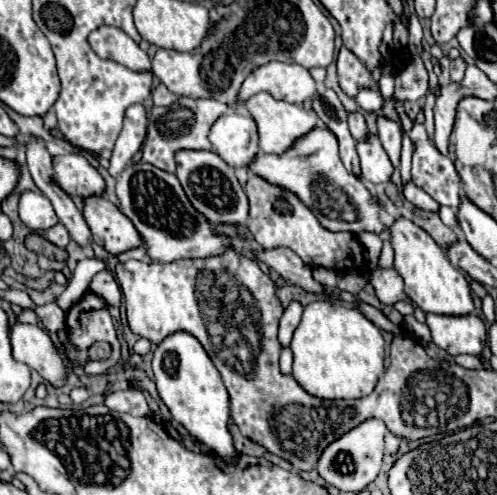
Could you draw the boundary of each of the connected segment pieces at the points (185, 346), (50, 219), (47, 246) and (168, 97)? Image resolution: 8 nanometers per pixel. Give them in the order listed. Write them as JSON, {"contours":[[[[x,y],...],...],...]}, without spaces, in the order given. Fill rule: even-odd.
{"contours":[[[[176,333],[164,339],[154,351],[152,359],[154,383],[158,395],[170,409],[172,417],[186,427],[186,431],[200,443],[210,447],[214,453],[230,457],[234,455],[232,435],[228,431],[230,423],[230,395],[216,371],[214,363],[208,359],[204,347],[196,337],[188,333]]],[[[24,191],[20,195],[18,211],[20,211],[20,219],[24,221],[24,225],[32,231],[46,231],[58,223],[58,217],[48,197],[36,191]]],[[[32,233],[30,237],[26,237],[26,247],[34,253],[40,253],[40,255],[46,255],[48,259],[56,259],[56,261],[66,261],[68,259],[68,253],[66,249],[60,249],[56,247],[54,243],[50,243],[48,239]]],[[[158,85],[158,87],[152,91],[152,99],[154,99],[154,105],[164,105],[164,107],[168,107],[168,105],[172,105],[178,97],[176,97],[174,93],[170,93],[164,85]]]]}

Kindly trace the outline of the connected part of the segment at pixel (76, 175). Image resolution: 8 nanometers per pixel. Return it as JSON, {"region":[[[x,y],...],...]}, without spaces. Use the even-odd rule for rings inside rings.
{"region":[[[80,153],[58,155],[54,157],[52,165],[54,165],[54,183],[68,195],[88,197],[100,195],[104,191],[104,179]]]}

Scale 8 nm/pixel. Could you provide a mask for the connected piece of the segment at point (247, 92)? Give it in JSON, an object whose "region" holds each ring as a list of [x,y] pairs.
{"region":[[[270,61],[266,65],[256,67],[244,79],[238,91],[238,99],[248,101],[260,91],[270,93],[274,99],[302,105],[304,101],[312,99],[312,95],[316,93],[316,85],[306,67],[300,67],[298,63]]]}

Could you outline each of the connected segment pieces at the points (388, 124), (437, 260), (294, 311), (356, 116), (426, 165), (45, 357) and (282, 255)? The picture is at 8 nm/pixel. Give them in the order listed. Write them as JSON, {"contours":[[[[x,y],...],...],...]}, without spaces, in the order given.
{"contours":[[[[380,117],[378,119],[378,137],[380,137],[380,143],[382,143],[384,151],[388,153],[392,165],[398,167],[400,165],[400,145],[402,145],[402,129],[398,127],[398,123],[394,123],[388,117]]],[[[398,219],[390,227],[392,247],[396,253],[394,269],[404,279],[404,293],[424,313],[436,315],[470,315],[474,313],[474,299],[464,275],[452,267],[444,249],[418,225],[408,219]]],[[[290,301],[290,305],[284,309],[284,315],[280,319],[280,333],[278,333],[278,339],[280,339],[282,347],[286,347],[290,343],[292,333],[300,323],[302,311],[304,311],[304,307],[298,301]]],[[[350,113],[348,123],[350,123],[352,137],[354,137],[356,141],[368,141],[370,131],[368,131],[368,127],[366,127],[366,119],[364,119],[360,113]]],[[[414,123],[410,139],[414,145],[412,183],[432,195],[440,205],[458,209],[462,199],[462,181],[452,159],[442,155],[432,139],[428,139],[424,123]]],[[[18,323],[12,325],[10,339],[12,355],[16,361],[22,361],[30,369],[38,371],[42,379],[54,387],[66,385],[66,363],[44,329],[36,325]]],[[[284,247],[272,249],[272,251],[260,251],[260,253],[256,253],[256,259],[264,261],[282,279],[298,285],[300,289],[314,293],[314,295],[328,295],[326,289],[318,281],[314,281],[312,269],[306,263],[302,263],[302,259],[294,251],[288,251]]]]}

